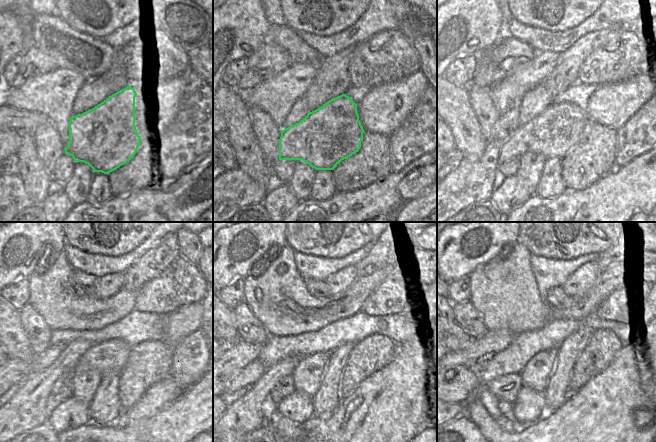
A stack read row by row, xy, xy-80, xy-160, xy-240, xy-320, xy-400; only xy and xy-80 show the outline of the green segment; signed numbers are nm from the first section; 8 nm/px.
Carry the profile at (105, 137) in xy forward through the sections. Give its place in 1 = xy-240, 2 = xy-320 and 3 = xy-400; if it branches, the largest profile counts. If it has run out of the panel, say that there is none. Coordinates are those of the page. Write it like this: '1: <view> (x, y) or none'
1: xy-240 (109, 357)
2: xy-320 (275, 395)
3: xy-400 (505, 407)

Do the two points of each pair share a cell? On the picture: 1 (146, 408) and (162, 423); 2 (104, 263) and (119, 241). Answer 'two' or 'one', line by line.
1: two
2: two

